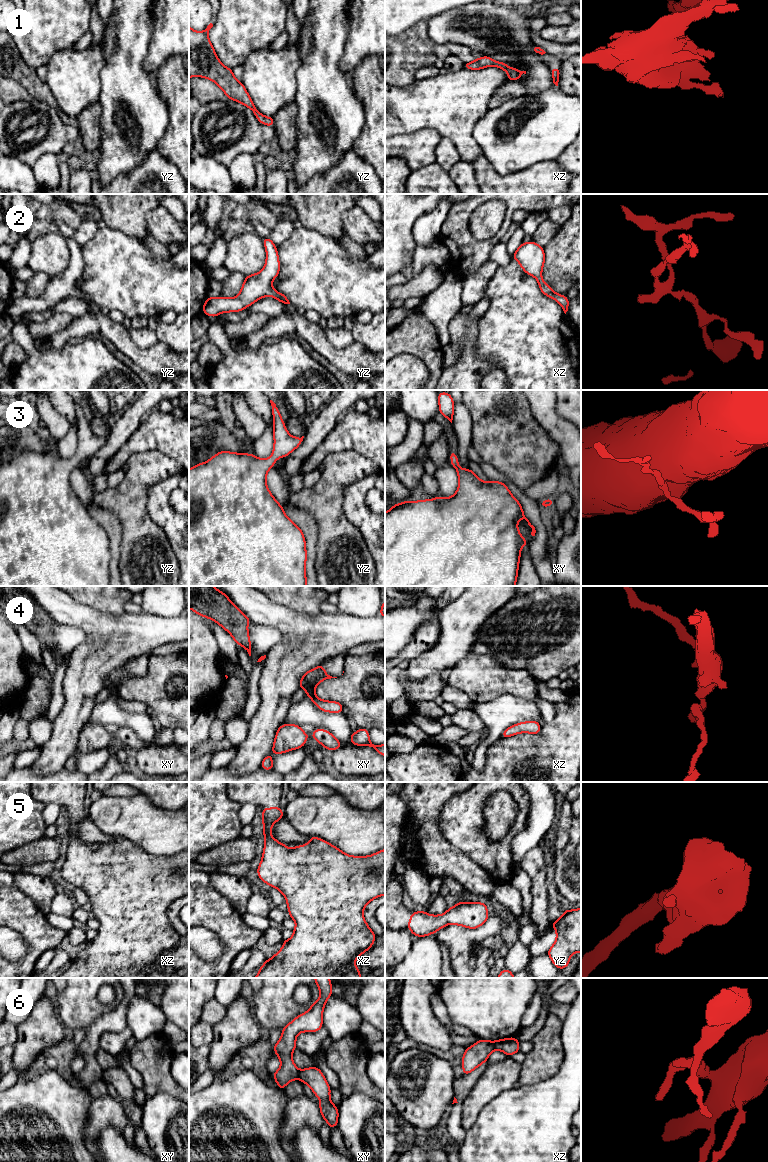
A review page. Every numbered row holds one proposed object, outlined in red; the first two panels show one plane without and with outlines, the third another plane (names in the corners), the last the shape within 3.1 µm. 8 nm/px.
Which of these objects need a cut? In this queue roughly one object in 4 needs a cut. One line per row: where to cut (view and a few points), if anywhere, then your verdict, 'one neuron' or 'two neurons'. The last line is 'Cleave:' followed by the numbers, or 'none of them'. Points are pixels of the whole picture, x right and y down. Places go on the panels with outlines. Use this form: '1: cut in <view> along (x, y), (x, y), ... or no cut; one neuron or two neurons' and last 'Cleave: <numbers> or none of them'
1: no cut; one neuron
2: no cut; one neuron
3: no cut; one neuron
4: no cut; one neuron
5: no cut; one neuron
6: cut in xy along (300, 1071), (297, 1077); two neurons
Cleave: 6

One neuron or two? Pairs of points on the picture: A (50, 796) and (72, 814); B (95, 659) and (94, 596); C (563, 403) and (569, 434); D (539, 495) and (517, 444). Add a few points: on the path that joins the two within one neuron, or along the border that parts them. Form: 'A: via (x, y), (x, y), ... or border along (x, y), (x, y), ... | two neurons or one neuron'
A: via (57, 796), (60, 796), (71, 807) | one neuron
B: border along (72, 598), (79, 603), (116, 616) | two neurons
C: border along (555, 400), (555, 410), (570, 422) | two neurons
D: border along (552, 468), (545, 476), (524, 489) | two neurons

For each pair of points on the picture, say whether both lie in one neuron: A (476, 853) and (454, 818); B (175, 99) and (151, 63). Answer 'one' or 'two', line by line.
A: one
B: two

